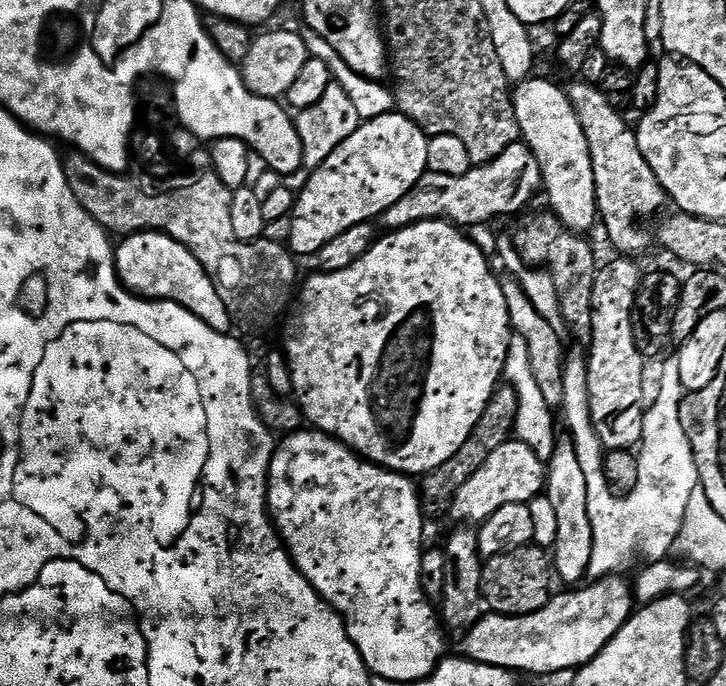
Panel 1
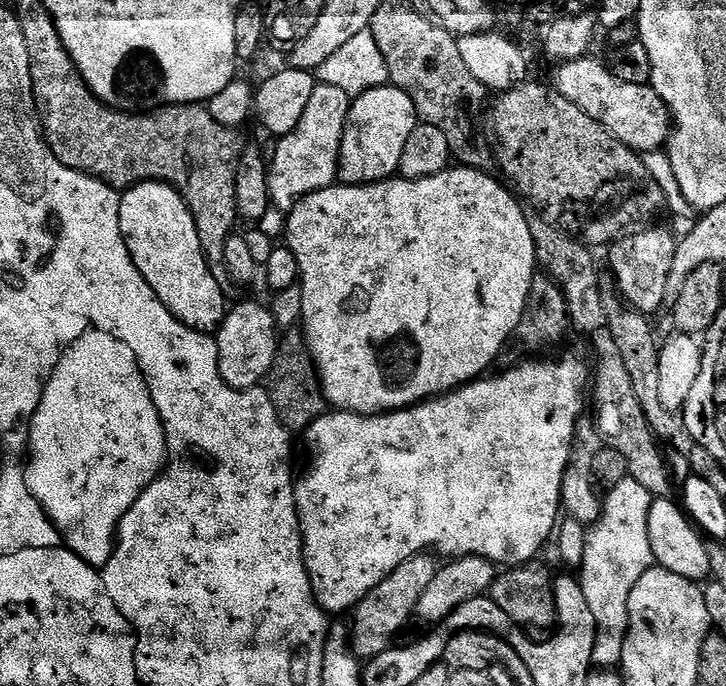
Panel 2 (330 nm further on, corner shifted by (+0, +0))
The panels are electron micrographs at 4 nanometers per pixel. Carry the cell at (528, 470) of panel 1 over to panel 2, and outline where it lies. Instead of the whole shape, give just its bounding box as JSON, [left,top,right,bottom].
[350,554,438,658]

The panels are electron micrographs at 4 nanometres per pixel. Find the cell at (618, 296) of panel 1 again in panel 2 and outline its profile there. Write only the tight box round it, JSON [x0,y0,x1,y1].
[608,228,677,314]

